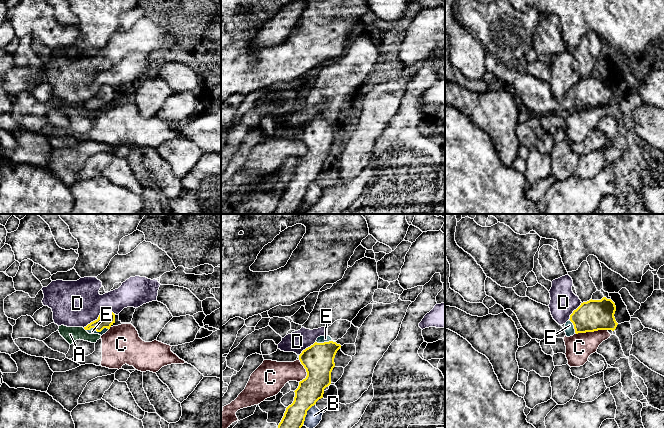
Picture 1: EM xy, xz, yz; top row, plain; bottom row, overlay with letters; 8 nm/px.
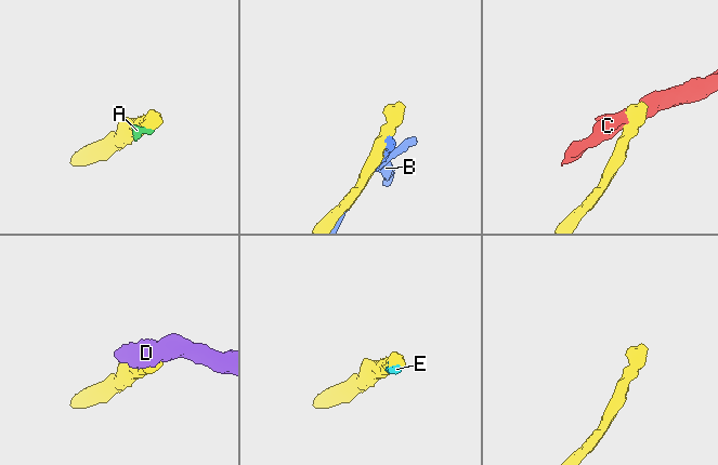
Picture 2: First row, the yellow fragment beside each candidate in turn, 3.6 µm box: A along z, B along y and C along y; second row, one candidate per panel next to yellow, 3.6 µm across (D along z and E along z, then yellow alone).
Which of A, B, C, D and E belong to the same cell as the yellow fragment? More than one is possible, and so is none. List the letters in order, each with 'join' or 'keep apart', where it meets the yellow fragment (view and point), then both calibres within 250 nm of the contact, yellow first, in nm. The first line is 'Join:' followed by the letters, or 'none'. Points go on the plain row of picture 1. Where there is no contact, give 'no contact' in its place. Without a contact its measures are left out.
Join: E
A: keep apart | no contact
B: keep apart | xz (306, 190) | 200/120 nm
C: keep apart | yz (591, 107) | 260/220 nm
D: keep apart | xy (99, 92) | 130/360 nm
E: join | xy (97, 107) | 130/50 nm

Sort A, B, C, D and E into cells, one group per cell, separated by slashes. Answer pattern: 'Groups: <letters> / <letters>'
Groups: A / B / C / D / E

